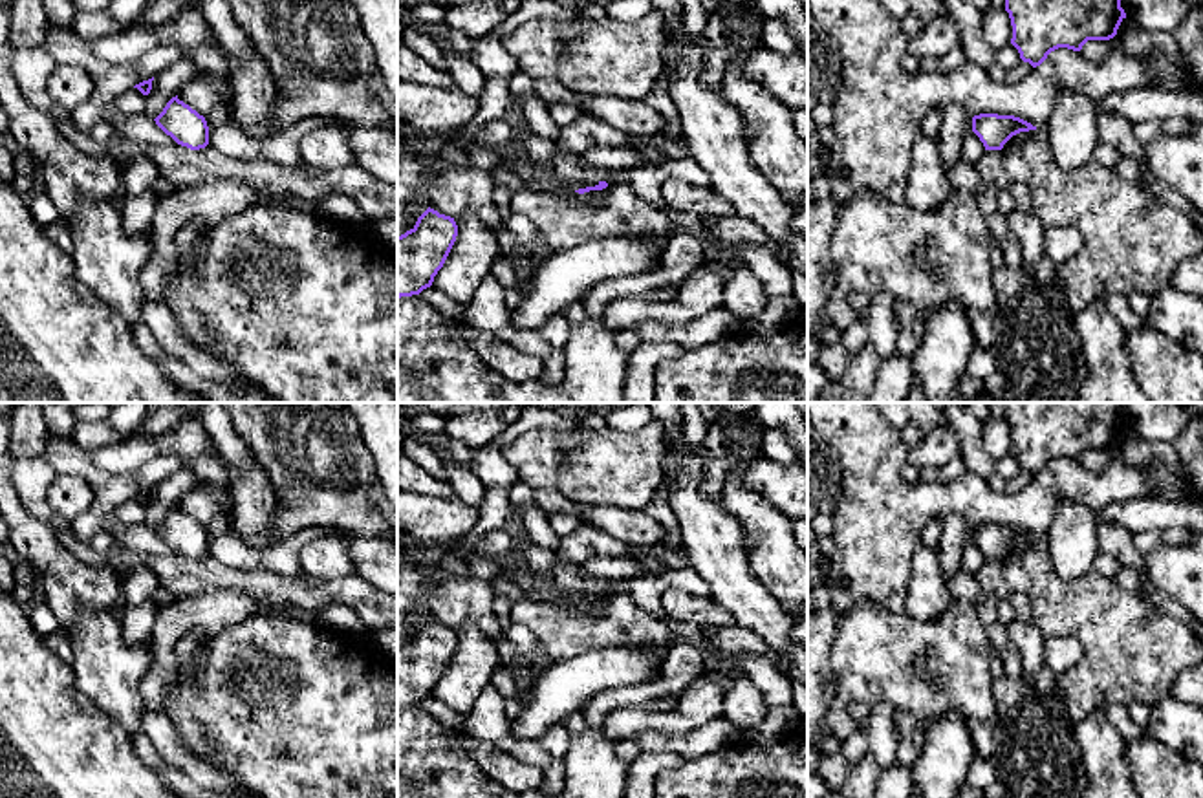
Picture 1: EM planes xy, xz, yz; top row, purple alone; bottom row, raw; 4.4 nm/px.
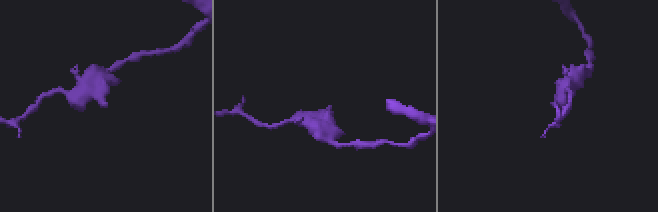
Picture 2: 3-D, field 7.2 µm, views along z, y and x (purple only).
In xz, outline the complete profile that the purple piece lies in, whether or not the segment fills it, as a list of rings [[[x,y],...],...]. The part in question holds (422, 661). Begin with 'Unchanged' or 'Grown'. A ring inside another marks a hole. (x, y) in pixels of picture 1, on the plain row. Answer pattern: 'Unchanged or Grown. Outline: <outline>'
Unchanged. Outline: [[[427,619],[416,635],[397,646],[397,708],[430,697],[458,646],[454,628]]]

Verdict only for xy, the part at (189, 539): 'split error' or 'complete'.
complete

